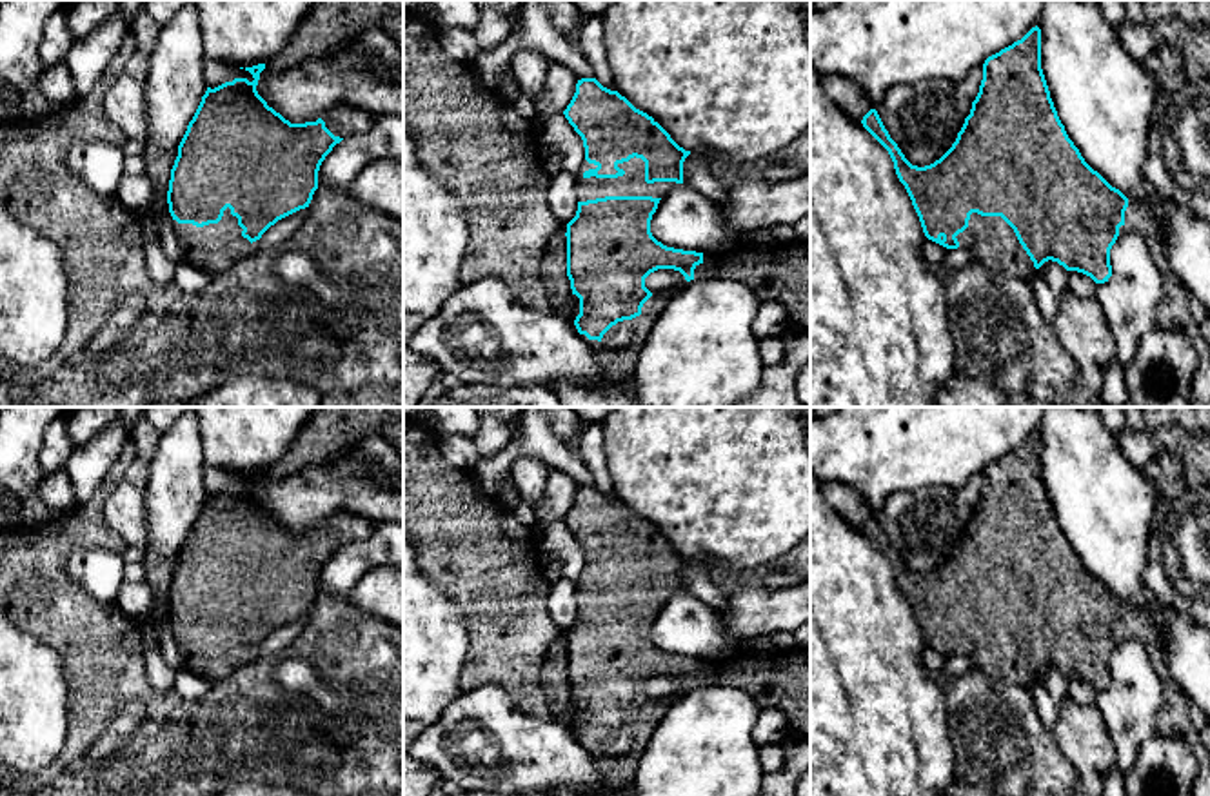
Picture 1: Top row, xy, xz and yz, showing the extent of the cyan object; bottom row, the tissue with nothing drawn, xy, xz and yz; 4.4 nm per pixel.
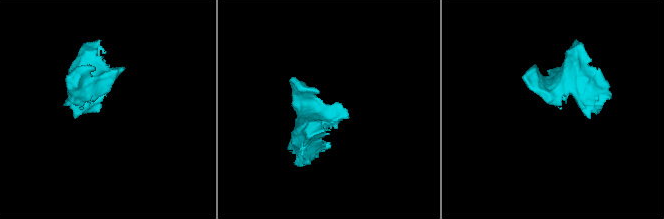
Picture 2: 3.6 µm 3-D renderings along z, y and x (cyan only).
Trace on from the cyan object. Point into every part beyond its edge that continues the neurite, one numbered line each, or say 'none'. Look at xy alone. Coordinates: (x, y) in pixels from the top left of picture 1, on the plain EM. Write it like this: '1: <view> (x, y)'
1: xy (342, 527)
2: xy (215, 655)

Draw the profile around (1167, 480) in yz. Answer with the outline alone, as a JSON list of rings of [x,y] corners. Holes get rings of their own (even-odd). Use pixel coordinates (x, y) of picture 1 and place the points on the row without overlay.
[[[1159,453],[1145,469],[1145,474],[1150,478],[1157,502],[1168,505],[1175,496],[1185,489],[1185,478],[1181,473],[1181,460],[1175,454]]]

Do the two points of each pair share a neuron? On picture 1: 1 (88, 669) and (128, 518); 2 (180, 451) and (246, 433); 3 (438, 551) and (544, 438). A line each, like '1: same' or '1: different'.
1: different
2: different
3: different

